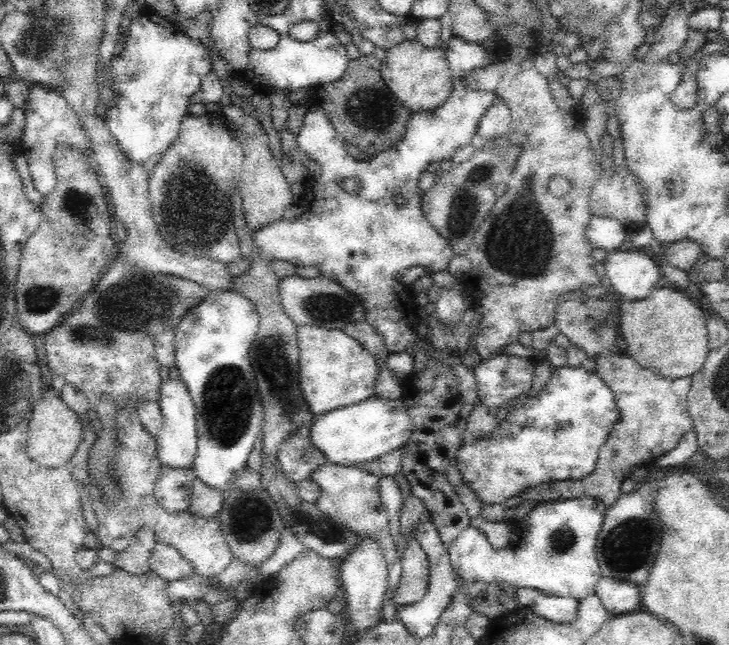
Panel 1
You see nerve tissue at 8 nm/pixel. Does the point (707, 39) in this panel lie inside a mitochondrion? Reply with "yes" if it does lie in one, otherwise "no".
no

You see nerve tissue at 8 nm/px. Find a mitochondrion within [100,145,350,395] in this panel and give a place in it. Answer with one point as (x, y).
(194, 227)

